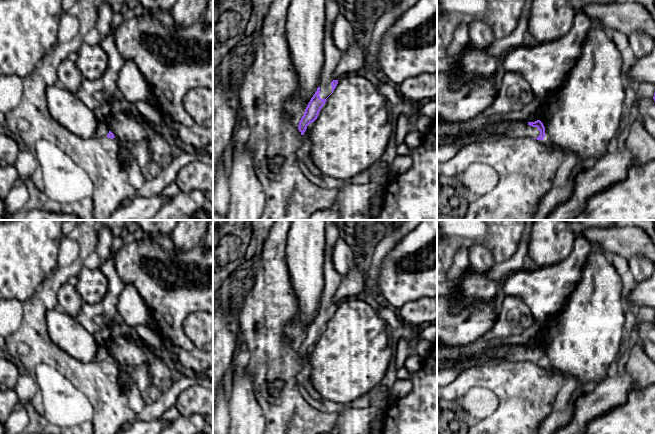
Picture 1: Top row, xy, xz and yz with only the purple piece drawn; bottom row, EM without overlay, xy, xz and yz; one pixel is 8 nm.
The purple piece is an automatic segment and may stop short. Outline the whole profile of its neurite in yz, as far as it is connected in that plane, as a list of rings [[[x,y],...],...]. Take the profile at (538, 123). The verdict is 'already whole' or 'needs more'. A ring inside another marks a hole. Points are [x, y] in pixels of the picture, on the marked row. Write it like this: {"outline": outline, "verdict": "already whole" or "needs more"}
{"outline": [[[540,120],[528,123],[514,122],[511,127],[508,128],[502,135],[481,132],[478,135],[466,136],[460,140],[437,147],[437,162],[448,161],[460,148],[467,144],[473,142],[494,141],[506,136],[528,137],[537,140],[543,140],[545,137],[545,127]]], "verdict": "needs more"}

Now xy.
{"outline": [[[99,122],[95,136],[104,137],[107,136],[108,138],[115,138],[114,134],[109,130],[107,122]]], "verdict": "needs more"}

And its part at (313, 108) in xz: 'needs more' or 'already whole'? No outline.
needs more

